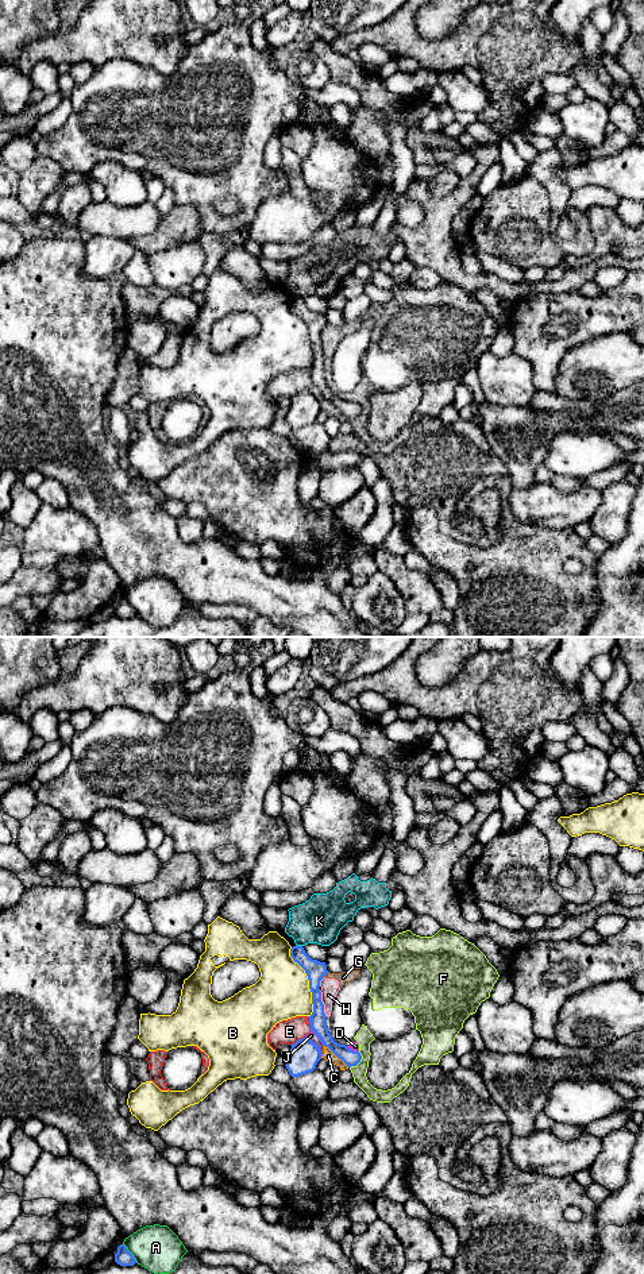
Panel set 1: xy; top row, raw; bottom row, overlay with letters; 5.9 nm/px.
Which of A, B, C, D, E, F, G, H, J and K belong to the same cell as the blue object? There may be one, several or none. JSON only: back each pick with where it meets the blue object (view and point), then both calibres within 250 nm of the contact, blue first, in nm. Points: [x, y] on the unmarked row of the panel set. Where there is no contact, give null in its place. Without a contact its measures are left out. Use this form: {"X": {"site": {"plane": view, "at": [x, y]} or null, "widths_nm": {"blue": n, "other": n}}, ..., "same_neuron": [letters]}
{"same_neuron": []}

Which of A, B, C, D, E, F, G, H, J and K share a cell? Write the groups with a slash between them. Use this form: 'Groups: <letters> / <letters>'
Groups: A / B / C D E F G H J / K

